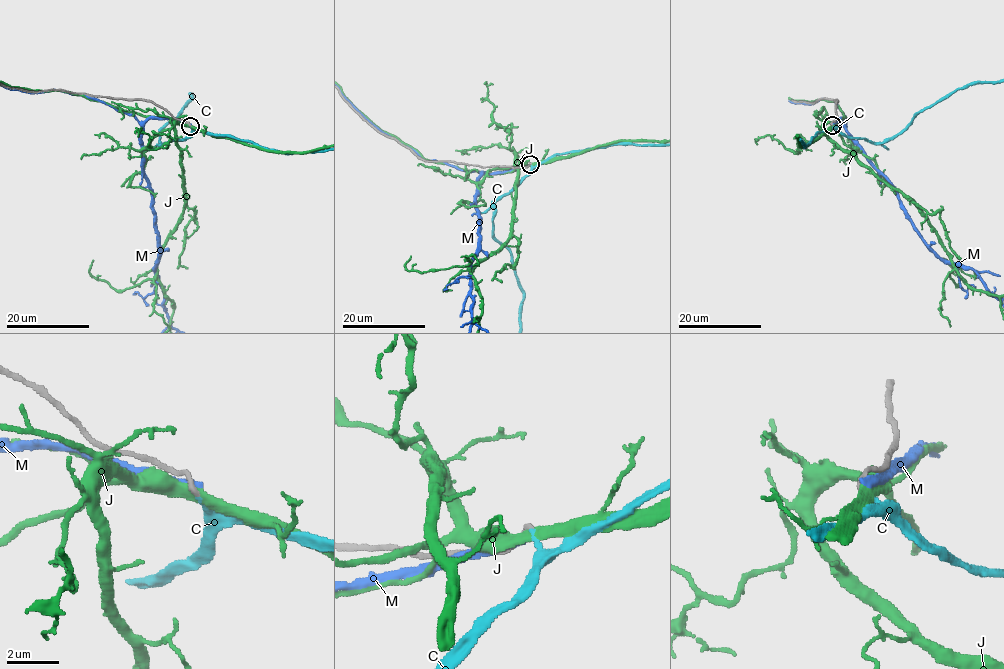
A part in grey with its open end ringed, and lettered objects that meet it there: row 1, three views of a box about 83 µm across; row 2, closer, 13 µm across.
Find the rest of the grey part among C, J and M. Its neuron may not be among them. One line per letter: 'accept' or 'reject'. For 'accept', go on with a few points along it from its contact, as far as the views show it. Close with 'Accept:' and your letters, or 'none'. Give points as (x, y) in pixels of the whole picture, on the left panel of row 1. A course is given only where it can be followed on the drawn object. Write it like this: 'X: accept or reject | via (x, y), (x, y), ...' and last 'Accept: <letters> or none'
C: accept
J: reject
M: reject
Accept: C

